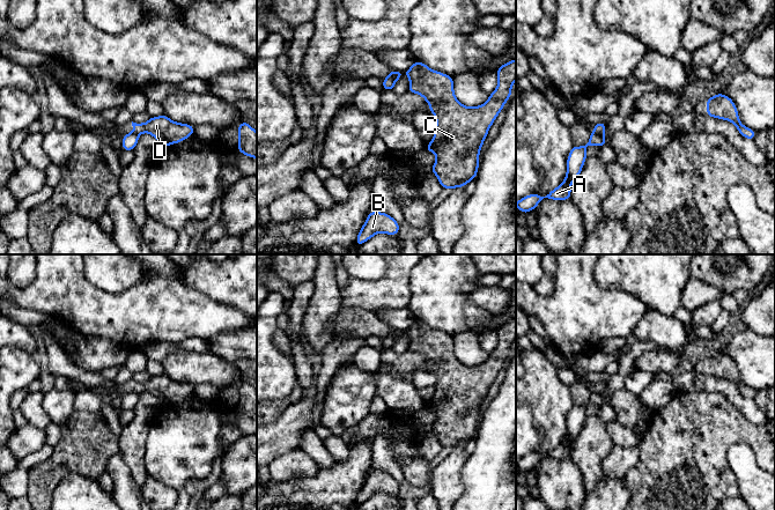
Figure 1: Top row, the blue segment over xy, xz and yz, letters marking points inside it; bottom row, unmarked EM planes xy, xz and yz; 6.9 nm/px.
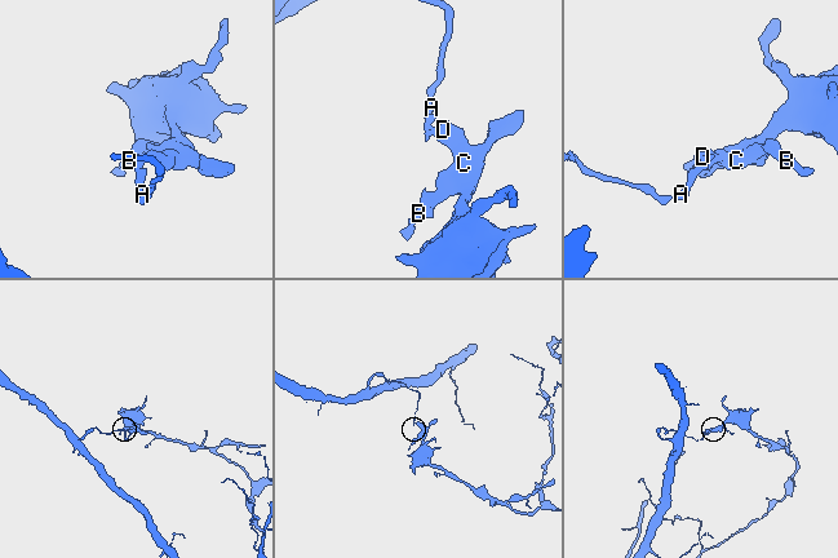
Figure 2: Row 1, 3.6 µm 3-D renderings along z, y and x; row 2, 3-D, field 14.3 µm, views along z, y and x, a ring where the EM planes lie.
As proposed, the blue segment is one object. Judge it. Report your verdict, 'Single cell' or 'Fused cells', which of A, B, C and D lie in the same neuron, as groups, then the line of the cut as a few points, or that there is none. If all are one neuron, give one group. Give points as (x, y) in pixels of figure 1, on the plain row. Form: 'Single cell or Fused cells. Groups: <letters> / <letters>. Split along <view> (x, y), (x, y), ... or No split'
Fused cells. Groups: A / B C D. Split along yz (603, 390), (592, 391)

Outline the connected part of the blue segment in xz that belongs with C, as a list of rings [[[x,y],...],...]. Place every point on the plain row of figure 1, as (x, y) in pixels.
[[[516,318],[497,328],[497,346],[488,360],[479,365],[468,367],[460,363],[453,350],[453,337],[430,328],[426,323],[415,320],[405,333],[409,338],[408,350],[421,354],[429,363],[431,374],[436,376],[435,394],[425,408],[436,414],[431,427],[443,448],[463,446],[477,436],[478,417],[487,392],[511,355],[511,346],[516,340]]]

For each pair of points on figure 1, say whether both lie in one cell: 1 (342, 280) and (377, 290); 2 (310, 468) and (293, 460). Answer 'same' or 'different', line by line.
1: different
2: same

